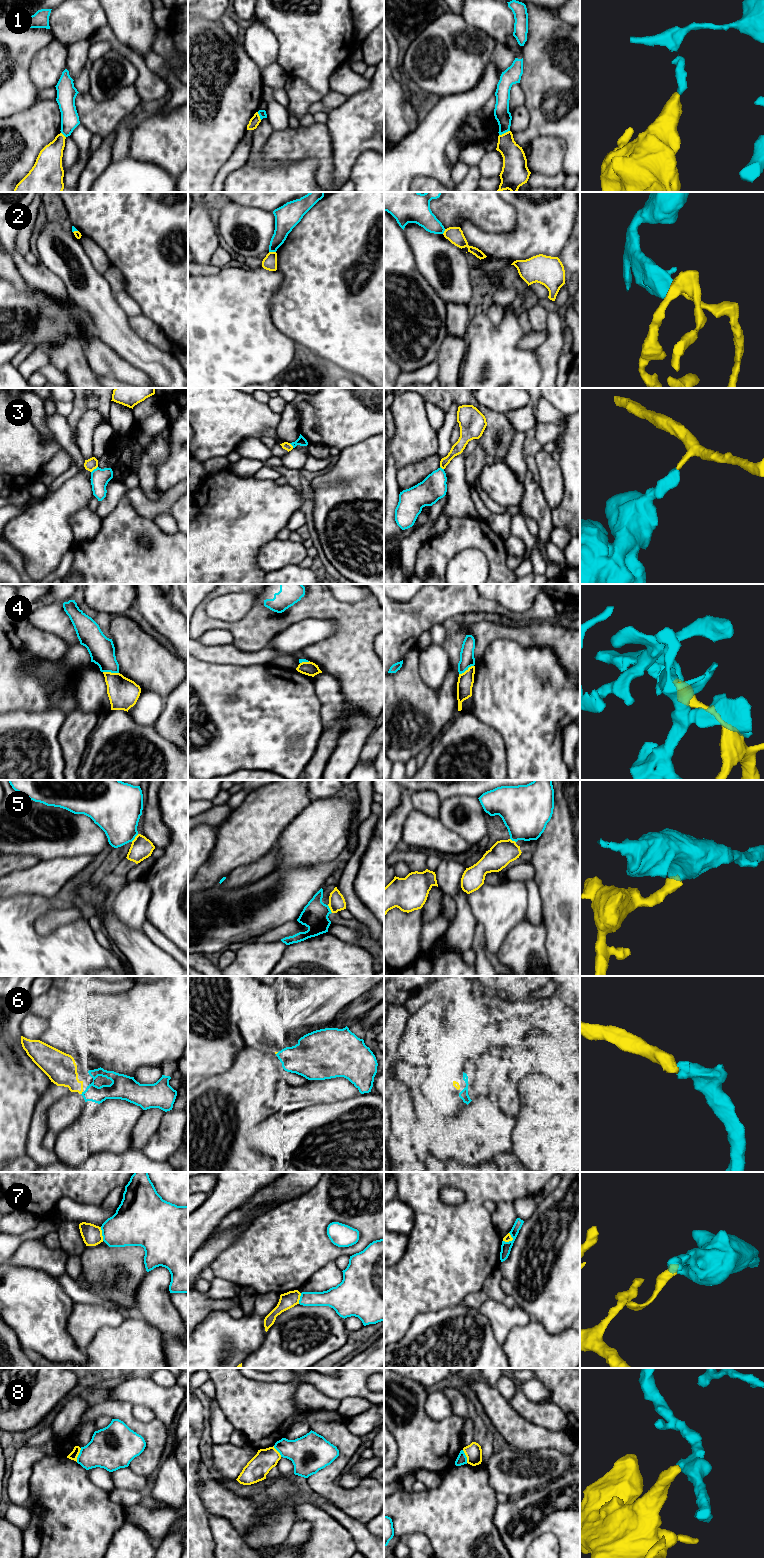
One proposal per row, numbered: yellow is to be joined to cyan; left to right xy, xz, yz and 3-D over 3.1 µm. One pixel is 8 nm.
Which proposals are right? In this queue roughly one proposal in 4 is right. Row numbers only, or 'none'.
6

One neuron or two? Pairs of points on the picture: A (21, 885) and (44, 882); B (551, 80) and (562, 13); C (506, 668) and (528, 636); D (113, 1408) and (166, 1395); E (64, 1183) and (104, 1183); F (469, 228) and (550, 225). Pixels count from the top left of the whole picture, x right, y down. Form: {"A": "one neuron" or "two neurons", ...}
{"A": "one neuron", "B": "two neurons", "C": "two neurons", "D": "two neurons", "E": "one neuron", "F": "one neuron"}

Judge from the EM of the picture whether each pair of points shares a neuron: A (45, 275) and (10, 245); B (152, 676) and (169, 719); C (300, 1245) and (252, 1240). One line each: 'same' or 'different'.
A: same
B: different
C: same

